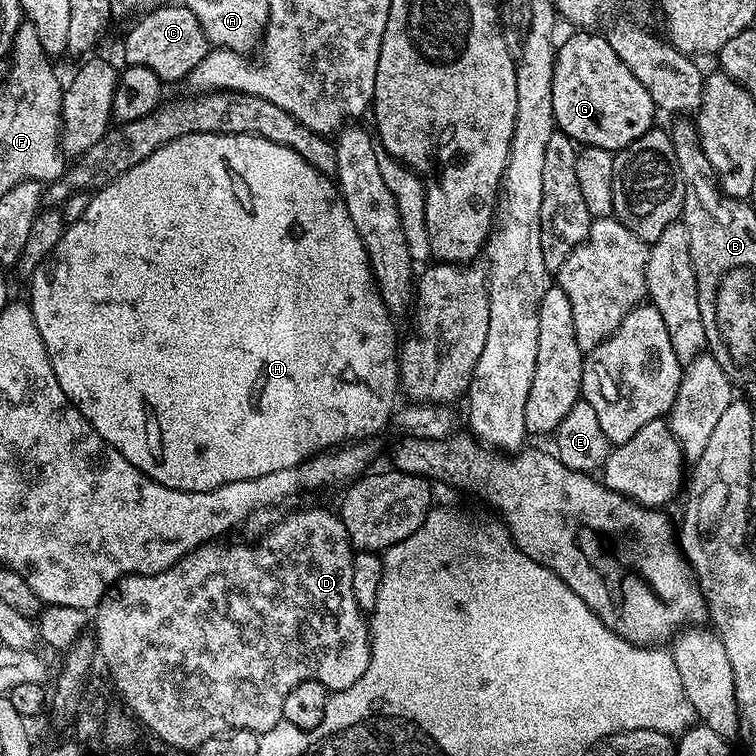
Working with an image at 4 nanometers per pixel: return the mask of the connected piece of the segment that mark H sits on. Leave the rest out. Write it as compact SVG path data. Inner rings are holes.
M195 132L186 134L182 138L174 138L174 142L166 142L166 146L154 150L150 158L138 162L138 166L126 170L126 174L122 174L114 182L110 182L110 186L99 189L93 195L90 206L86 206L86 214L82 214L82 218L65 227L62 238L54 249L54 259L41 264L32 273L30 283L32 283L30 307L34 314L34 322L38 326L48 356L52 359L52 369L58 378L58 386L62 386L66 398L76 405L86 418L86 422L90 422L90 426L104 439L108 447L118 450L118 454L122 454L122 458L126 458L126 462L130 462L130 466L137 468L143 476L149 476L154 482L167 488L209 492L224 483L238 482L240 479L256 479L260 475L271 474L276 470L286 470L287 467L301 464L317 453L335 449L353 438L363 437L360 436L363 432L380 432L387 426L388 419L393 419L392 391L397 391L398 388L398 376L394 371L394 361L398 356L398 340L396 344L396 328L392 325L394 316L384 305L384 299L380 297L380 289L377 288L372 275L372 263L368 261L366 246L354 226L354 218L350 216L350 210L346 210L344 201L340 198L340 190L335 179L319 172L302 154L278 142L247 132Z

